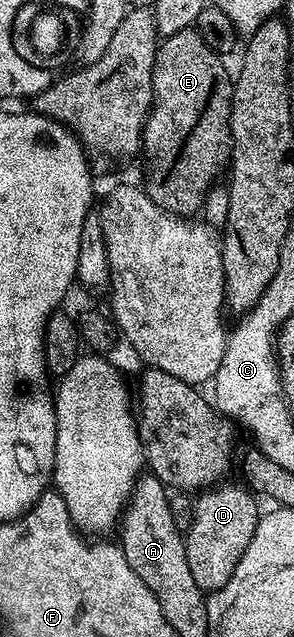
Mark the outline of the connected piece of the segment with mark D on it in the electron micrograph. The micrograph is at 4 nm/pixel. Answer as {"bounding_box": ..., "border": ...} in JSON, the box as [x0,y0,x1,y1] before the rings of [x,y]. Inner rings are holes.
{"bounding_box":[184,483,262,594],"border":[[[228,483],[201,491],[195,497],[192,524],[184,536],[190,574],[194,574],[194,582],[205,594],[214,593],[230,582],[234,566],[242,562],[242,554],[246,554],[246,546],[250,546],[262,515],[262,508],[256,505],[257,497],[247,487]]]}

